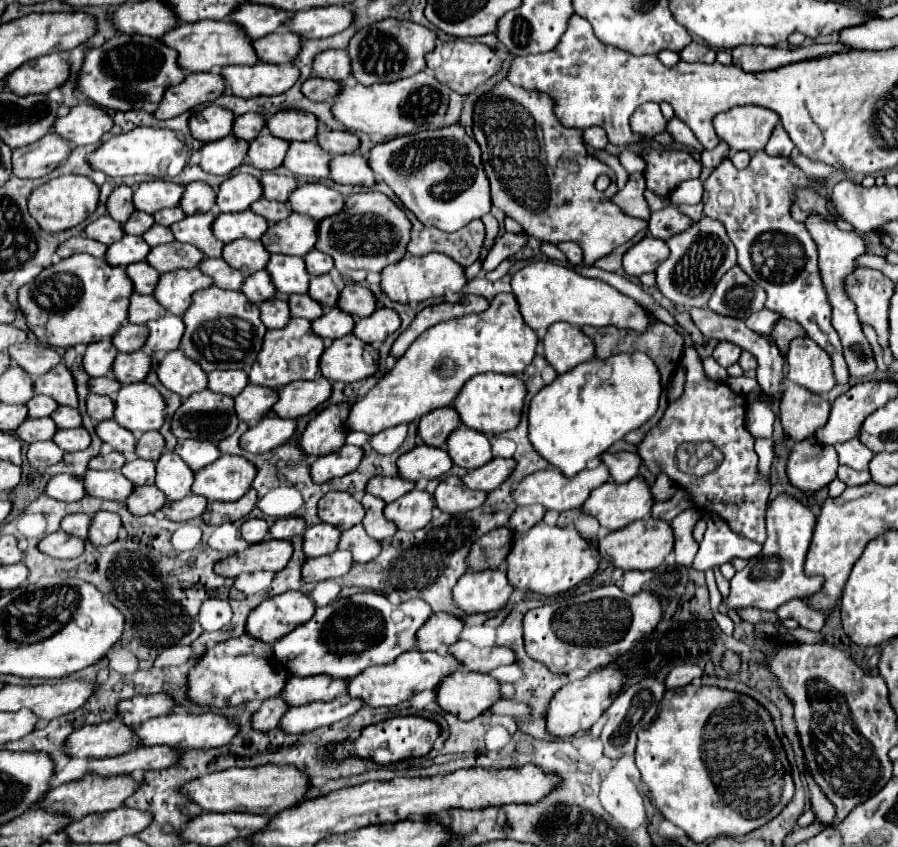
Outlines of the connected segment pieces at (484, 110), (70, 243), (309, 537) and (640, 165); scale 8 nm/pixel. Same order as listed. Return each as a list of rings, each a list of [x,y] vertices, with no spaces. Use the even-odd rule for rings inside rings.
[[[504,79],[496,83],[490,93],[482,95],[476,101],[472,131],[482,151],[484,173],[490,181],[492,205],[504,211],[506,217],[518,221],[528,235],[548,243],[578,243],[584,251],[584,265],[590,267],[618,245],[630,241],[638,231],[648,229],[646,221],[626,215],[616,203],[612,203],[612,197],[618,191],[614,171],[586,149],[582,131],[560,127],[556,115],[552,115],[552,97],[540,95],[540,91],[524,91],[522,87],[516,87],[508,79]],[[602,173],[606,173],[612,183],[606,191],[600,193],[596,191],[594,181]]]
[[[78,235],[78,237],[70,237],[66,239],[58,249],[56,249],[56,255],[60,257],[70,257],[70,255],[76,255],[76,253],[88,253],[92,257],[98,257],[98,259],[104,259],[106,255],[106,245],[102,243],[96,243],[84,235]]]
[[[318,523],[318,525],[310,527],[302,539],[304,555],[306,557],[322,557],[322,555],[336,551],[340,533],[342,531],[338,531],[336,527],[328,525],[328,523]]]
[[[624,151],[624,153],[620,155],[620,163],[624,165],[624,169],[626,169],[628,173],[636,173],[636,171],[642,171],[642,169],[644,169],[644,159],[642,159],[640,155],[632,153],[632,151]]]

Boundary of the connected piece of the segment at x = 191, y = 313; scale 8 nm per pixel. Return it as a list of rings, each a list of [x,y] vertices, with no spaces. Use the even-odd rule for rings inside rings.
[[[216,285],[200,289],[192,295],[192,303],[182,321],[186,329],[180,349],[188,355],[188,359],[200,363],[206,373],[212,369],[242,369],[248,373],[260,353],[266,333],[266,327],[260,321],[258,305],[250,303],[242,291],[226,291]]]

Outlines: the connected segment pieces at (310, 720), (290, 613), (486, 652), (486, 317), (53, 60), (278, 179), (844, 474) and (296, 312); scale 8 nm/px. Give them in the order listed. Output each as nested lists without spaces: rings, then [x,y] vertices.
[[[340,695],[332,701],[316,701],[308,703],[304,707],[292,707],[286,711],[286,715],[280,719],[280,729],[288,733],[306,733],[314,731],[324,725],[332,725],[336,721],[342,721],[362,709],[362,703],[358,699],[352,699],[350,695]]]
[[[300,591],[264,599],[246,621],[246,633],[264,643],[274,643],[314,615],[314,605]]]
[[[456,641],[448,647],[448,655],[458,659],[462,667],[476,673],[488,673],[500,665],[514,663],[514,653],[506,647],[486,647],[480,649],[468,641]]]
[[[498,293],[492,299],[488,311],[440,322],[438,325],[430,327],[428,331],[424,331],[408,347],[408,351],[396,361],[396,365],[380,377],[378,385],[372,387],[362,399],[358,399],[350,407],[344,429],[346,431],[362,431],[366,435],[376,435],[388,427],[394,427],[400,423],[412,423],[438,407],[450,405],[454,401],[454,397],[458,395],[458,391],[462,389],[462,385],[478,373],[486,373],[486,371],[512,373],[512,375],[522,373],[532,363],[532,359],[536,355],[536,343],[538,343],[536,333],[520,319],[520,311],[516,307],[514,295],[512,293]]]
[[[46,55],[24,63],[24,67],[4,77],[4,87],[16,95],[48,93],[68,79],[68,71],[70,67],[62,55]]]
[[[264,173],[260,177],[262,185],[262,197],[264,199],[274,199],[274,201],[286,201],[288,195],[298,187],[298,181],[294,177],[286,175],[276,175],[276,173]]]
[[[840,465],[838,467],[838,477],[850,487],[852,485],[864,485],[864,483],[870,481],[870,473],[866,469],[864,471],[856,471],[856,469],[848,467],[848,465]]]
[[[290,295],[288,305],[290,305],[292,317],[304,317],[308,321],[314,321],[316,317],[320,317],[324,313],[320,303],[316,303],[310,295]]]

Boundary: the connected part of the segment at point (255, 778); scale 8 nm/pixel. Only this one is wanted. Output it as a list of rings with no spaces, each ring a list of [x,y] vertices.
[[[260,765],[252,769],[224,769],[220,773],[210,773],[188,781],[180,793],[200,805],[204,811],[212,813],[256,813],[264,817],[274,817],[304,799],[308,789],[308,777],[292,765]]]

